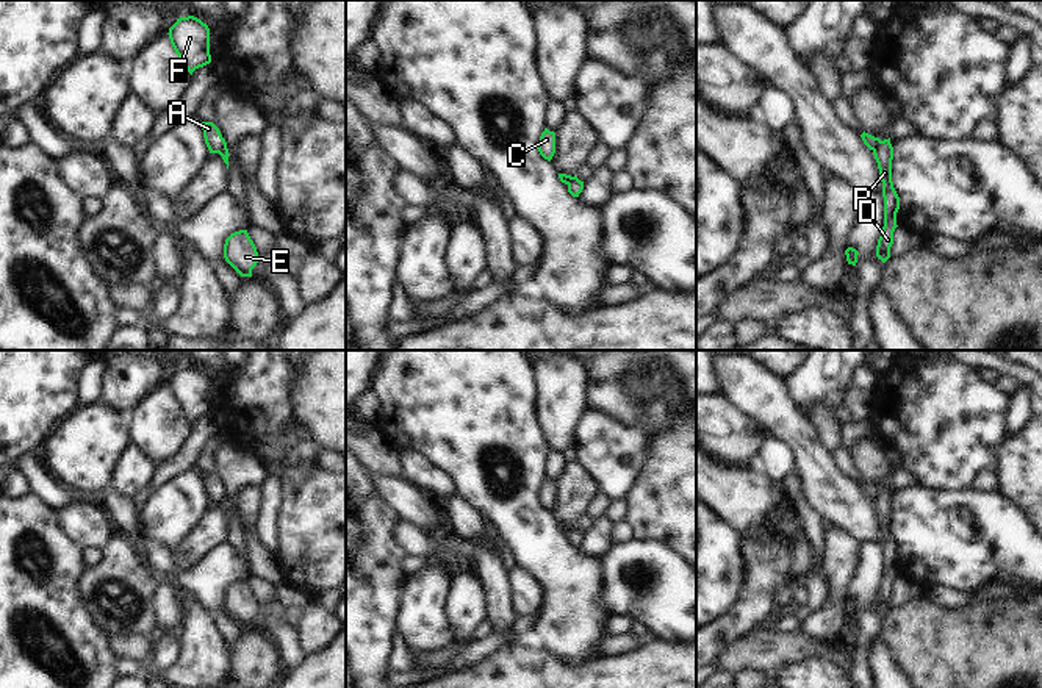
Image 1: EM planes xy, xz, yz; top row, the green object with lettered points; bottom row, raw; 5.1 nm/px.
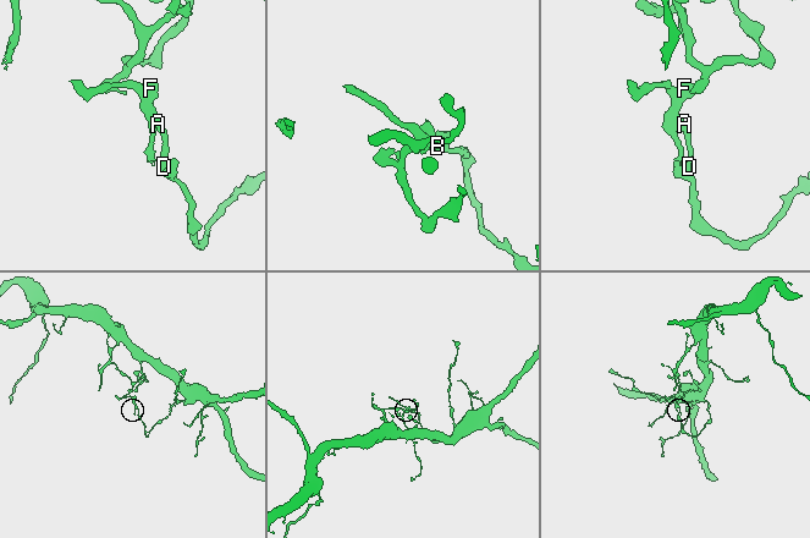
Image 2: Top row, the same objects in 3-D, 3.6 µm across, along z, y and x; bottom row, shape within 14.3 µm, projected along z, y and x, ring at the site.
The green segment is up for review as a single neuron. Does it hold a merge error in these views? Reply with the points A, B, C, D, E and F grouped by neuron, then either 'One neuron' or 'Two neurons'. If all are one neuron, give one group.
Groups: A C F / B D E. Two neurons.

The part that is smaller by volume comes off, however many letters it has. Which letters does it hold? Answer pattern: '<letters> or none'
A, C, F.

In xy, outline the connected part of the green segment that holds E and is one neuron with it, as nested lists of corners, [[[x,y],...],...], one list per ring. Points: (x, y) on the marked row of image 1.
[[[247,230],[235,231],[225,239],[224,258],[241,277],[252,277],[258,252]]]

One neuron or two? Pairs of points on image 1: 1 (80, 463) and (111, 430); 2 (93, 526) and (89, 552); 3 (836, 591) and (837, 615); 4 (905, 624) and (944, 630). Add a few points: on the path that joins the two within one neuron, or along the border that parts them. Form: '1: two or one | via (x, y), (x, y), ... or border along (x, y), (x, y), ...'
1: one | via (86, 455), (104, 438)
2: two | border along (100, 548), (86, 546), (83, 549)
3: two | border along (842, 602), (826, 605)
4: one | via (914, 630), (934, 630)

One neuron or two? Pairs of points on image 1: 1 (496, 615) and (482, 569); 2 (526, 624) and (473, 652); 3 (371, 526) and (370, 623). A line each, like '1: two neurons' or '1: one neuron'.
1: one neuron
2: one neuron
3: one neuron

